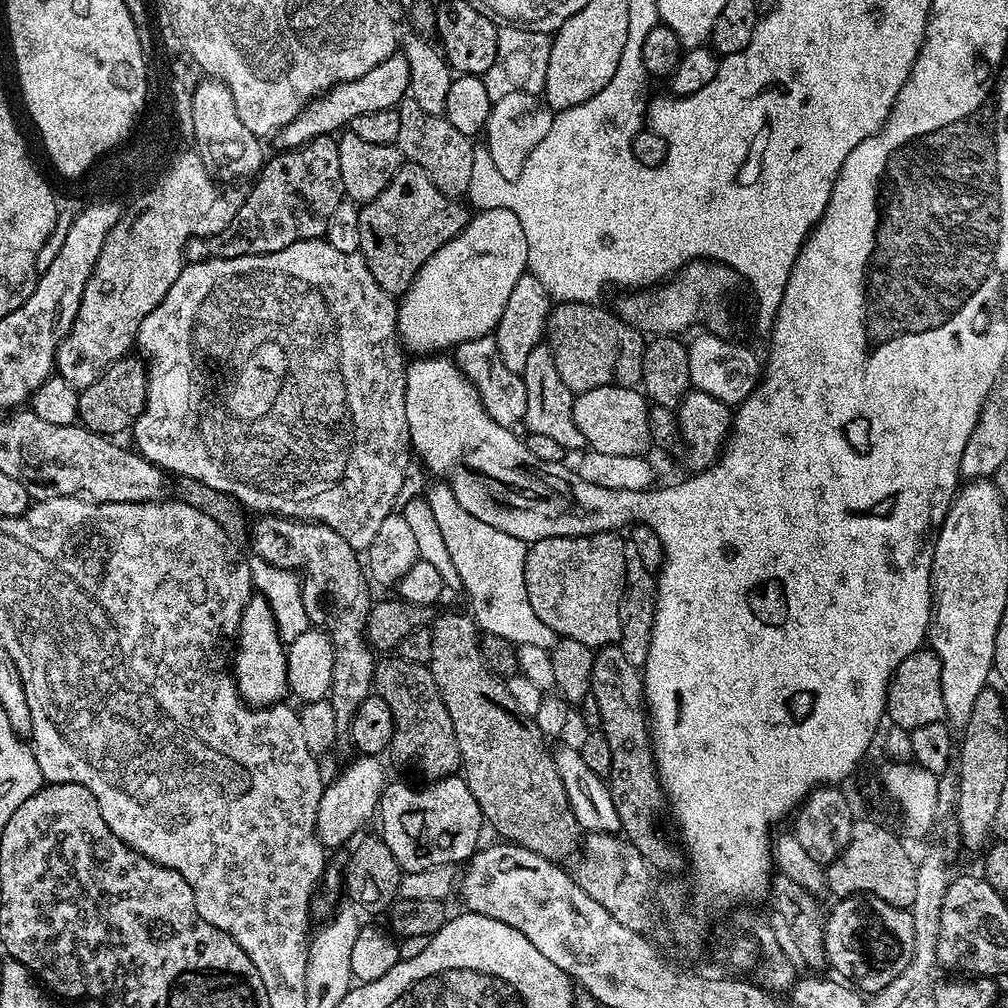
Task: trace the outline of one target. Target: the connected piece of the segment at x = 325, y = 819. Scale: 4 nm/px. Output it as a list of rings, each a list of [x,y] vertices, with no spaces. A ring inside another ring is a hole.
[[[360,756],[348,769],[345,767],[335,779],[325,783],[322,802],[318,802],[316,819],[316,833],[324,843],[325,849],[342,847],[348,839],[351,841],[361,831],[359,828],[371,816],[373,818],[377,815],[386,785],[384,768],[379,764],[380,762],[375,756]]]

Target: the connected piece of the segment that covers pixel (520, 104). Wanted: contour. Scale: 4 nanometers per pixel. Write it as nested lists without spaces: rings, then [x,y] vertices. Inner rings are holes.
[[[514,91],[513,94],[506,94],[493,101],[484,138],[488,140],[486,147],[491,161],[502,178],[513,181],[521,176],[529,155],[549,134],[554,115],[554,110],[537,93]]]

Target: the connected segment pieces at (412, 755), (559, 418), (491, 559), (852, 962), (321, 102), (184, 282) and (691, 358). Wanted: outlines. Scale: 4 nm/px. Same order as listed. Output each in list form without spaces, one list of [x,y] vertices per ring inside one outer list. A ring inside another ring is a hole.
[[[392,654],[377,663],[372,683],[375,695],[381,696],[394,714],[390,756],[400,764],[413,760],[430,776],[428,778],[453,775],[461,767],[460,751],[454,734],[454,722],[450,722],[450,710],[446,710],[446,702],[442,702],[431,667]]]
[[[541,342],[534,350],[530,350],[530,359],[523,370],[526,386],[526,414],[522,424],[528,432],[549,436],[558,446],[565,450],[588,448],[586,438],[582,438],[582,430],[574,426],[574,393],[562,382],[561,375],[554,366],[554,356],[547,343]]]
[[[432,482],[426,493],[430,510],[442,530],[446,550],[458,569],[460,588],[472,603],[470,615],[481,633],[498,634],[517,646],[526,644],[552,649],[557,634],[534,614],[526,596],[525,565],[529,545],[486,522],[478,522],[470,510],[454,498],[454,490],[443,482]]]
[[[846,896],[835,903],[823,917],[828,968],[864,994],[890,986],[890,982],[906,970],[912,957],[914,918],[911,911],[890,906],[890,902],[882,902],[882,898],[873,896]]]
[[[397,50],[386,58],[386,62],[378,62],[374,70],[362,74],[357,80],[347,80],[336,84],[329,92],[323,92],[310,101],[296,117],[278,134],[285,149],[301,148],[319,136],[332,136],[347,129],[358,114],[366,114],[373,110],[396,108],[409,95],[410,66],[406,62],[403,51]]]
[[[323,238],[294,242],[290,246],[286,246],[286,250],[278,250],[261,256],[238,256],[236,258],[213,256],[206,260],[194,260],[185,263],[184,269],[180,271],[174,282],[174,286],[170,286],[170,290],[166,290],[166,298],[162,298],[162,302],[158,306],[154,306],[154,310],[150,310],[150,314],[146,314],[146,318],[142,318],[142,326],[136,335],[135,347],[140,348],[141,353],[139,352],[139,355],[146,361],[148,393],[146,394],[142,414],[130,429],[130,436],[136,439],[136,444],[134,443],[135,451],[139,452],[141,456],[145,456],[152,464],[157,464],[165,473],[177,472],[177,477],[200,480],[214,490],[227,492],[233,501],[239,502],[241,505],[244,503],[246,507],[253,508],[256,514],[291,516],[294,520],[310,520],[318,524],[325,524],[330,526],[330,530],[342,534],[342,538],[346,538],[346,542],[350,542],[352,548],[367,550],[370,542],[374,542],[374,534],[378,534],[379,528],[382,527],[382,521],[393,515],[395,508],[392,507],[395,506],[396,499],[399,498],[400,491],[404,488],[404,479],[408,476],[408,463],[414,460],[410,426],[406,422],[406,359],[404,360],[406,352],[396,331],[397,307],[398,304],[394,297],[386,290],[382,290],[382,286],[378,286],[378,282],[374,282],[374,274],[370,274],[364,257],[359,252],[334,250],[334,246],[330,246],[328,241]],[[228,480],[233,480],[236,484],[228,486]]]
[[[701,331],[692,342],[687,343],[688,368],[691,387],[698,392],[710,394],[710,398],[718,398],[723,404],[735,406],[742,403],[760,383],[762,360],[748,348],[740,344],[731,344],[720,334]]]

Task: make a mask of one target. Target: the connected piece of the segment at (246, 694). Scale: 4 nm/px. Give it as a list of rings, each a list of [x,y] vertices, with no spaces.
[[[254,594],[250,602],[246,602],[246,610],[242,610],[240,630],[234,637],[234,659],[230,668],[236,677],[236,689],[247,704],[279,704],[289,695],[286,642],[278,632],[270,602],[264,596]]]

